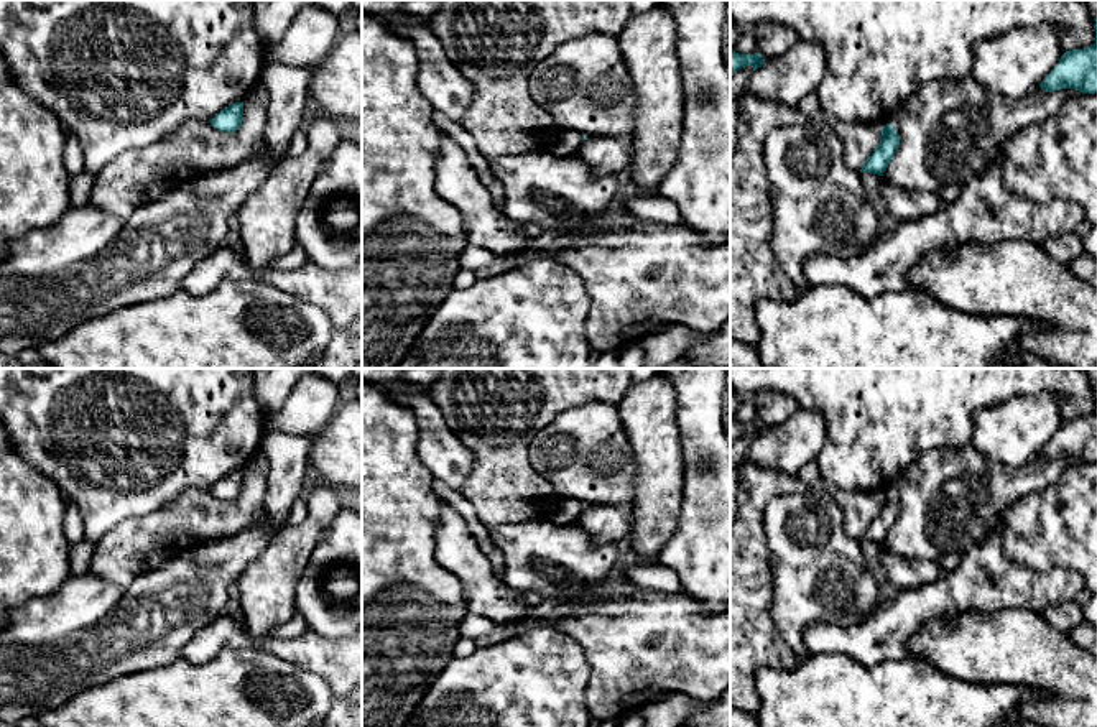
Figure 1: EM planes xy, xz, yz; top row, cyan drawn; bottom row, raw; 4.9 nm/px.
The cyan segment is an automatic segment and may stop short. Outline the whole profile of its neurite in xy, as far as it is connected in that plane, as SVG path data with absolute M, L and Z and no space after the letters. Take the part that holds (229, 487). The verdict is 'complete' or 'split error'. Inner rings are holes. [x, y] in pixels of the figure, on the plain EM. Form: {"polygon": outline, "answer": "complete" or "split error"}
{"polygon": "M235 470L222 477L209 492L219 500L234 502L240 497L243 487L243 470Z", "answer": "complete"}

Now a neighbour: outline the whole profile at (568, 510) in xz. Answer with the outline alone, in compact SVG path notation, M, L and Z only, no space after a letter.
M564 498L556 510L548 516L554 525L574 525L582 513L584 505L579 500Z

